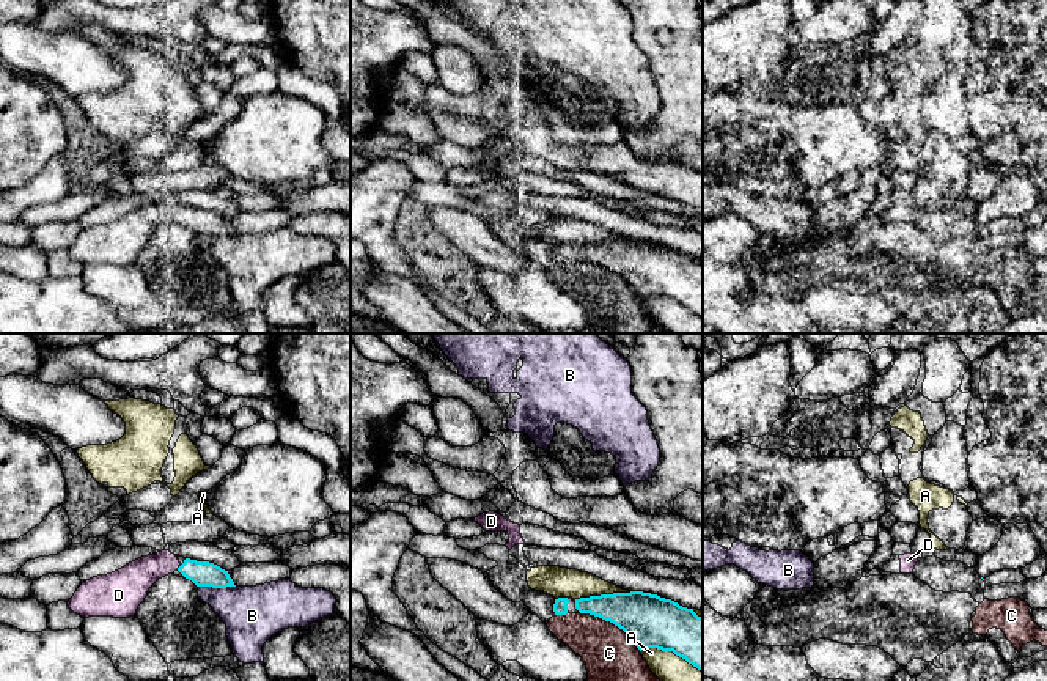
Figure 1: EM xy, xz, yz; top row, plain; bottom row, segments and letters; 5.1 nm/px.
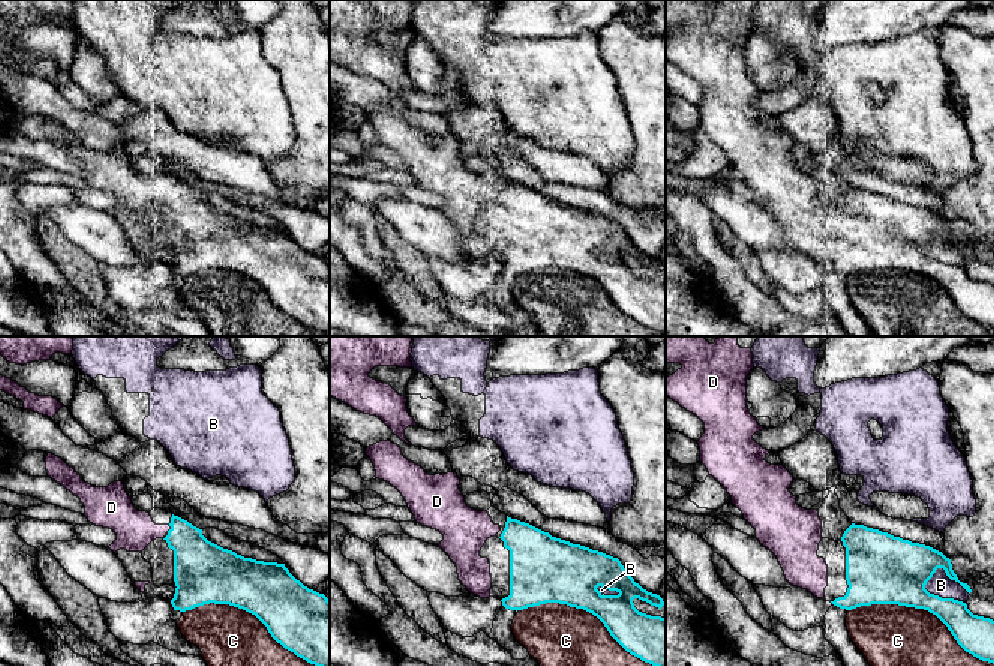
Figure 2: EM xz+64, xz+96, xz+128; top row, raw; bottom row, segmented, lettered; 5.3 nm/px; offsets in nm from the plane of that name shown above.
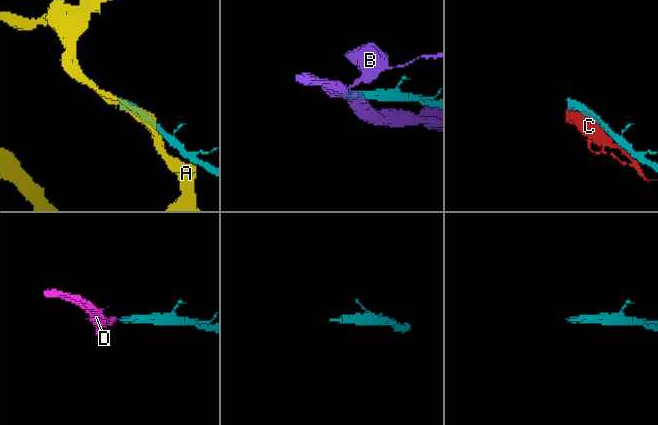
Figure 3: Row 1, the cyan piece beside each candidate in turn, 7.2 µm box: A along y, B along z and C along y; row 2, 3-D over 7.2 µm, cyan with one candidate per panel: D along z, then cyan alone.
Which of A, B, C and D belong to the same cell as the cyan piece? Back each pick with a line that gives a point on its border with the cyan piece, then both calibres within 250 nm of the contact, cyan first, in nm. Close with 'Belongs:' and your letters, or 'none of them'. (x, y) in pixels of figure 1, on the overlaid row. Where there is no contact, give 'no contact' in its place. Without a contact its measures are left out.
D: xy (178, 568) | 130/190 nm
Belongs: D

